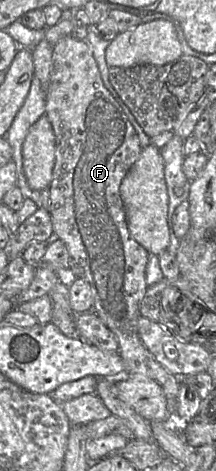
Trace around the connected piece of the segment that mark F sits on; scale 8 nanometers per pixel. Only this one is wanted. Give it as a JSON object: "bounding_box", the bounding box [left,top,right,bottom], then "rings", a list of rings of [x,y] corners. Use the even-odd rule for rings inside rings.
{"bounding_box":[45,35,181,419],"rings":[[[70,35],[61,38],[53,46],[52,61],[53,68],[50,76],[50,82],[45,91],[45,112],[52,125],[55,135],[55,164],[53,167],[52,182],[49,186],[49,213],[52,220],[54,234],[50,236],[47,243],[53,243],[54,241],[60,239],[66,244],[69,253],[69,268],[78,278],[83,279],[89,283],[94,298],[93,312],[97,314],[101,321],[116,336],[119,345],[118,352],[123,360],[127,376],[129,378],[145,378],[159,384],[162,387],[167,398],[172,404],[174,404],[176,419],[176,402],[179,395],[181,379],[179,380],[178,376],[169,372],[154,358],[152,353],[142,342],[138,333],[138,319],[141,316],[140,304],[148,289],[148,285],[146,282],[146,266],[149,260],[150,253],[132,237],[128,228],[125,206],[119,192],[119,187],[123,178],[125,177],[131,166],[138,160],[141,154],[142,146],[140,144],[139,137],[134,127],[128,120],[127,116],[123,112],[121,106],[112,97],[110,92],[104,87],[97,63],[93,57],[89,46],[85,41],[77,40]]]}

